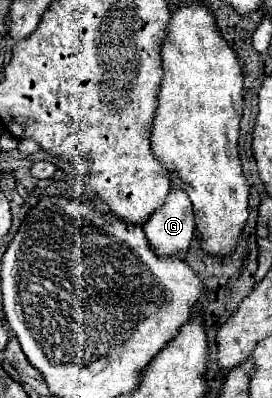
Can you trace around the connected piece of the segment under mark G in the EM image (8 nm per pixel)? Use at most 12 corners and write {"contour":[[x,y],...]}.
{"contour":[[172,188],[144,224],[160,258],[186,254],[194,238],[188,196]]}

